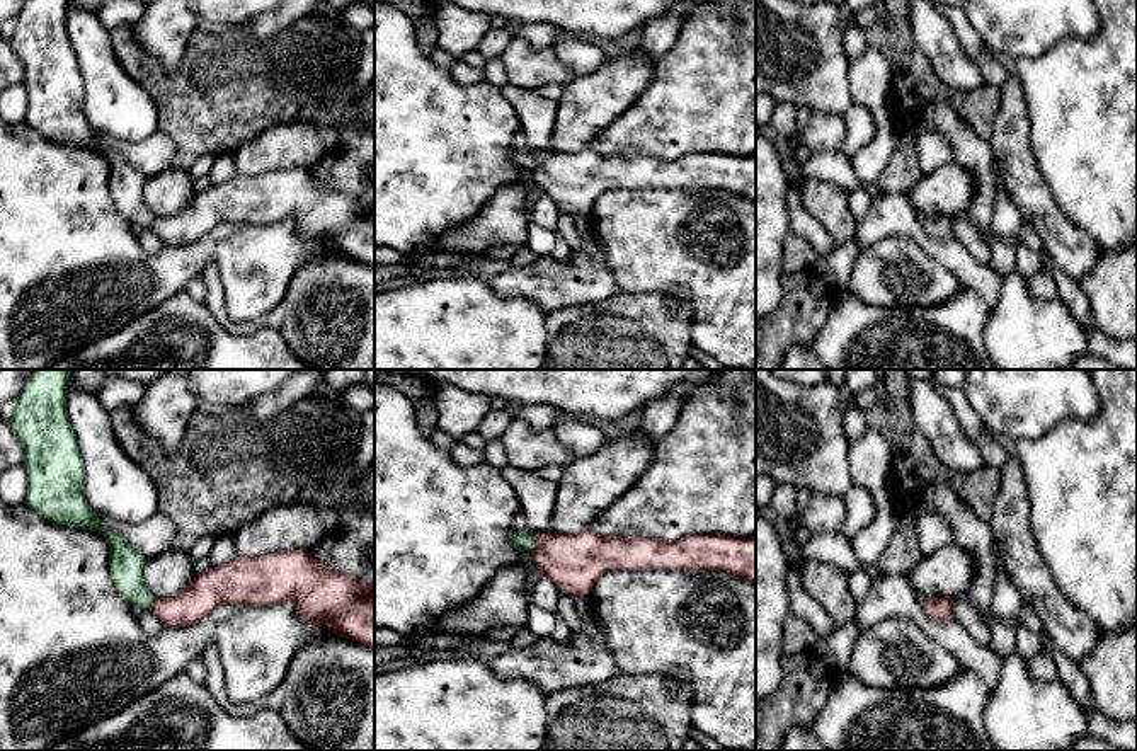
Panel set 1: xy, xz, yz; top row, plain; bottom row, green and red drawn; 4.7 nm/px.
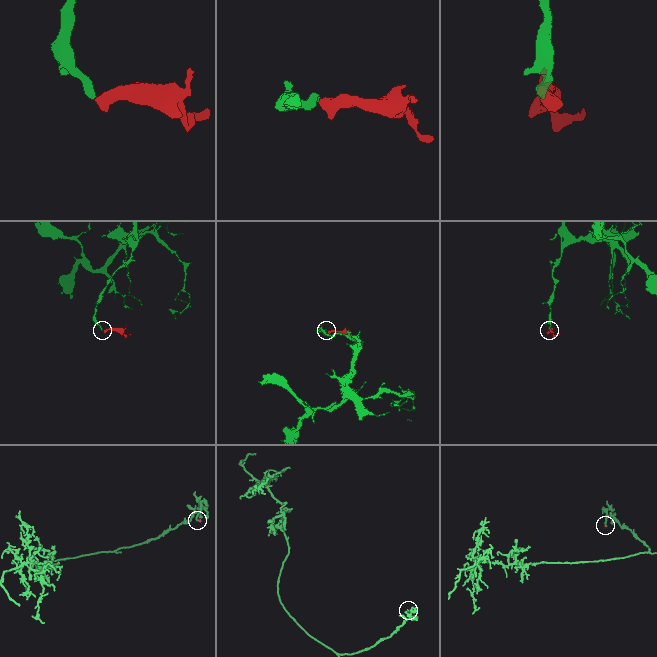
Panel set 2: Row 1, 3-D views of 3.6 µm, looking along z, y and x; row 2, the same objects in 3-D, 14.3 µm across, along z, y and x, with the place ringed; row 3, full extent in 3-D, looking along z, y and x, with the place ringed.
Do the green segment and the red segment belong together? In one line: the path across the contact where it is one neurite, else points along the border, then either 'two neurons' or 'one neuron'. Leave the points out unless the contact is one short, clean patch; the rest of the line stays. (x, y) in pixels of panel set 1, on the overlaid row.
way xz (523, 540), (533, 544), (574, 562); one neuron

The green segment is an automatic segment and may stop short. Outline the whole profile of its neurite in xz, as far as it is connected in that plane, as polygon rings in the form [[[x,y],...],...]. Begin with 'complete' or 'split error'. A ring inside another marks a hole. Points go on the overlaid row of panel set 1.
split error | [[[584,530],[575,535],[509,531],[509,542],[517,550],[528,550],[543,576],[572,599],[591,594],[594,582],[609,570],[669,569],[730,572],[756,586],[756,535],[735,538],[730,535],[689,535],[679,540],[647,536],[603,536]]]

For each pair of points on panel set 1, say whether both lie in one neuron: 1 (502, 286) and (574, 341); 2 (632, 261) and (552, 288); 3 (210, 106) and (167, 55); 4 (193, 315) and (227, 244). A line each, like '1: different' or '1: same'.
1: different
2: different
3: different
4: different

